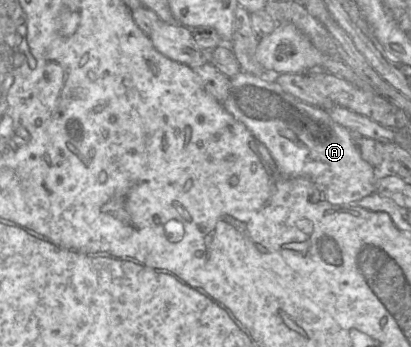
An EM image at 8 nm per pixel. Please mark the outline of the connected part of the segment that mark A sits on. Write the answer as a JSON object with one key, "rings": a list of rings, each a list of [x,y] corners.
{"rings":[[[240,72],[230,78],[227,98],[221,102],[224,109],[266,146],[282,175],[286,177],[308,177],[321,192],[324,200],[333,205],[357,203],[375,193],[379,169],[363,160],[357,147],[357,135],[332,120],[328,112],[305,103],[285,92],[272,75],[259,77]]]}

